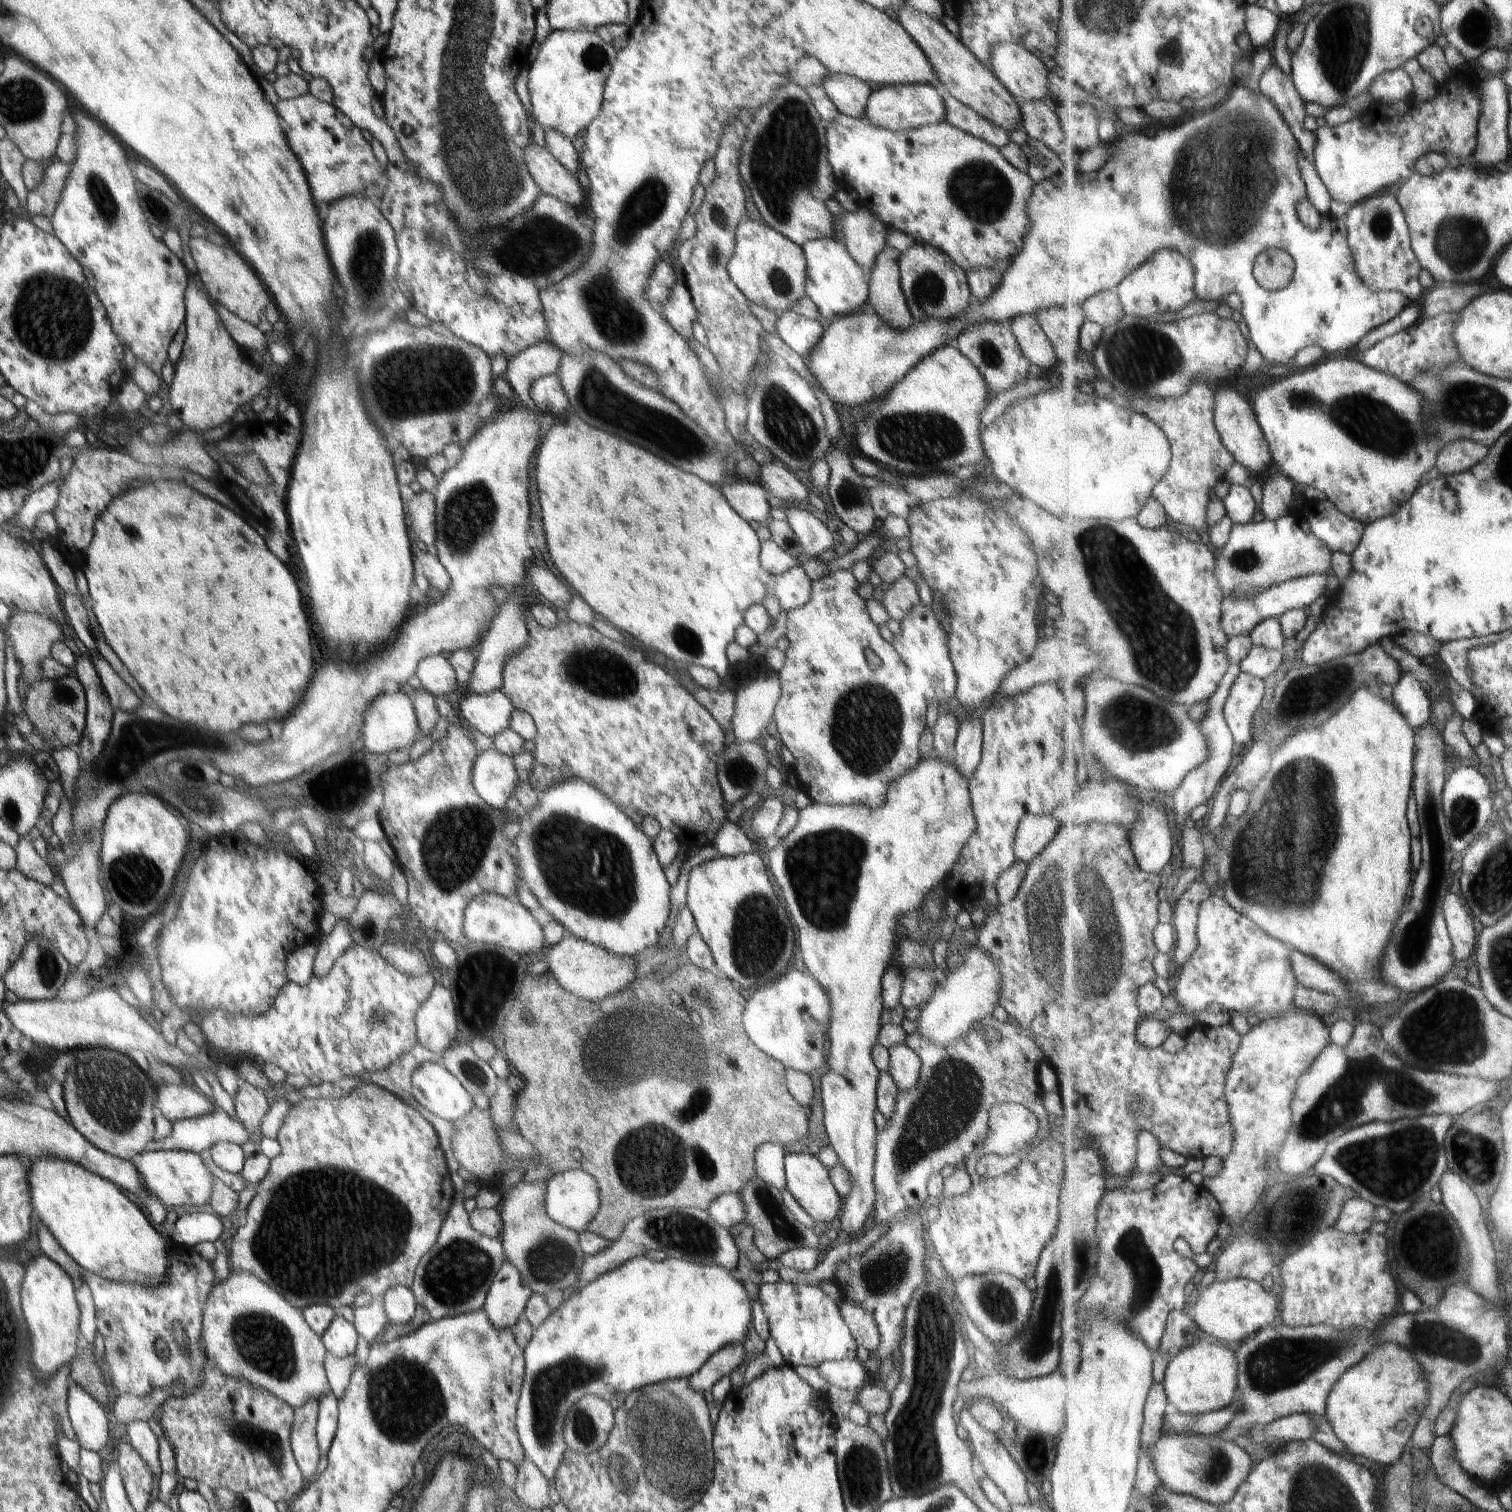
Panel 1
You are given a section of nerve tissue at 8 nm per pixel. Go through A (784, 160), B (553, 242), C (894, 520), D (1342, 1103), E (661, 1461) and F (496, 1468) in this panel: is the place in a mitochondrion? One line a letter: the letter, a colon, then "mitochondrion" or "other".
A: mitochondrion
B: mitochondrion
C: other
D: mitochondrion
E: mitochondrion
F: other

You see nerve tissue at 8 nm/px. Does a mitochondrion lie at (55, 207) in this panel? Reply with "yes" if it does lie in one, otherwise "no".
no

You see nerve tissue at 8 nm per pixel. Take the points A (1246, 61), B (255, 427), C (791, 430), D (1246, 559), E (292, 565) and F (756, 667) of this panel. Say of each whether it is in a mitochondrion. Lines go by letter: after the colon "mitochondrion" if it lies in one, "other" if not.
A: other
B: other
C: mitochondrion
D: mitochondrion
E: other
F: other

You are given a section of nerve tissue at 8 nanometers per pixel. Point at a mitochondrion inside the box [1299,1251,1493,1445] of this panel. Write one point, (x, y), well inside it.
(1466, 1350)

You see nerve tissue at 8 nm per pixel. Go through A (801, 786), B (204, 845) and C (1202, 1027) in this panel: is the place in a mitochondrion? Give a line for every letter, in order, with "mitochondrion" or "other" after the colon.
A: other
B: other
C: other

